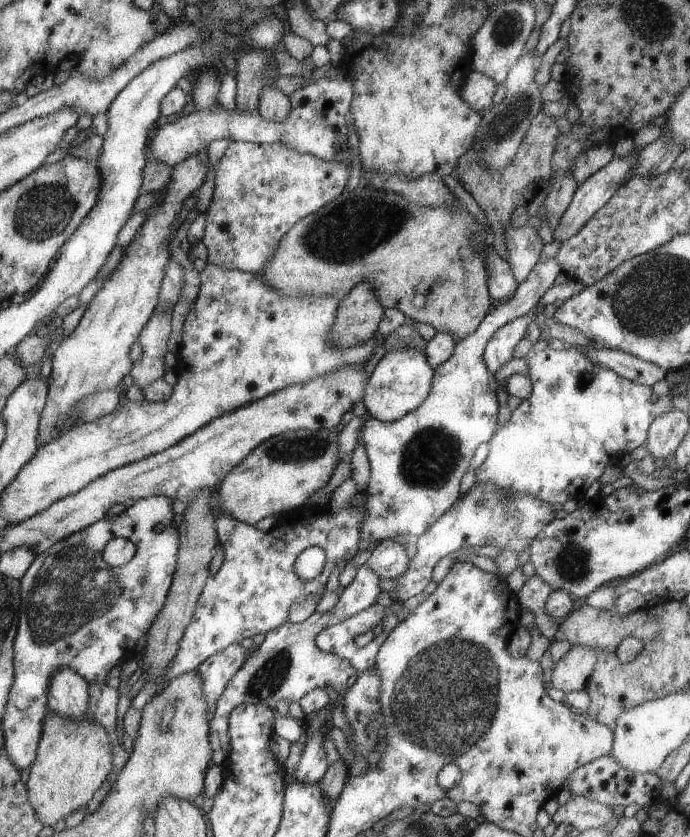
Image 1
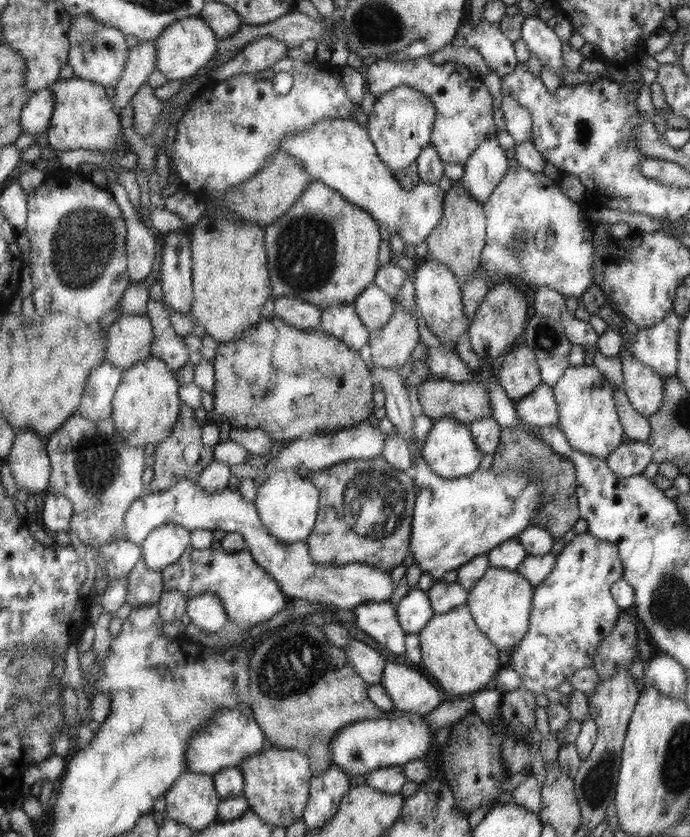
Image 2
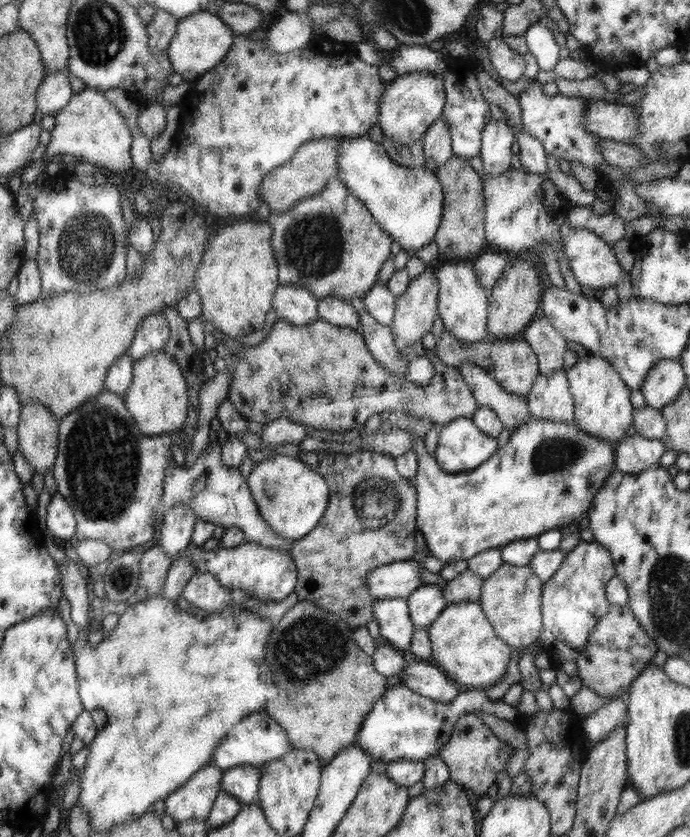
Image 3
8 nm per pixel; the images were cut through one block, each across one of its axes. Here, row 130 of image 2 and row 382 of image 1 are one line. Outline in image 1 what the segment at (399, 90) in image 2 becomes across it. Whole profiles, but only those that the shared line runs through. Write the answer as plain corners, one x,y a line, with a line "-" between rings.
420,348
387,352
374,368
369,388
365,391
365,400
362,400
367,415
385,422
402,419
402,416
406,416
408,412
413,412
425,403
432,391
436,374
434,366
429,362
429,356

